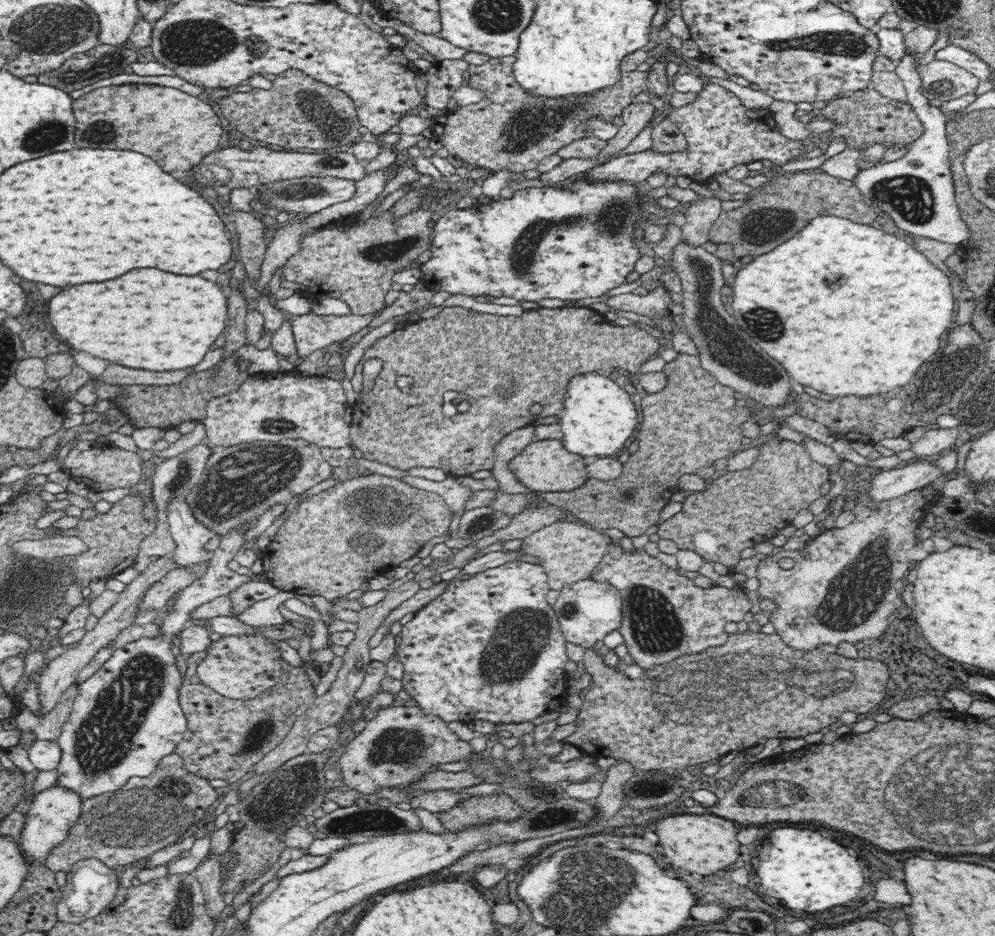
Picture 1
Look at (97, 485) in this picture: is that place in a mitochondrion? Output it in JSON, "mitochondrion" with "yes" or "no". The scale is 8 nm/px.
{"mitochondrion":"no"}

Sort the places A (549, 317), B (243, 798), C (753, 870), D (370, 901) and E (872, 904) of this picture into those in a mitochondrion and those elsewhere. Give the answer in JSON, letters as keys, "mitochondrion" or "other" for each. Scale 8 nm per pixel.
{"A":"other","B":"other","C":"other","D":"other","E":"other"}

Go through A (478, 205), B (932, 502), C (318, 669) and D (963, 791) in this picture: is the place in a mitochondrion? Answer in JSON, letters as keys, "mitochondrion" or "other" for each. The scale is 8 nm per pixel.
{"A":"other","B":"other","C":"other","D":"mitochondrion"}

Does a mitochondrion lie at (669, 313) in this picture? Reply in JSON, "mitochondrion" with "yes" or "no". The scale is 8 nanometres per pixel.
{"mitochondrion":"no"}

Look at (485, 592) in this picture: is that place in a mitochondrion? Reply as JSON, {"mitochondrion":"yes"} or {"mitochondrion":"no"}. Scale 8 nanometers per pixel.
{"mitochondrion":"no"}

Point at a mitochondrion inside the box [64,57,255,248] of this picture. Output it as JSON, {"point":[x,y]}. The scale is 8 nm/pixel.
{"point":[93,134]}

